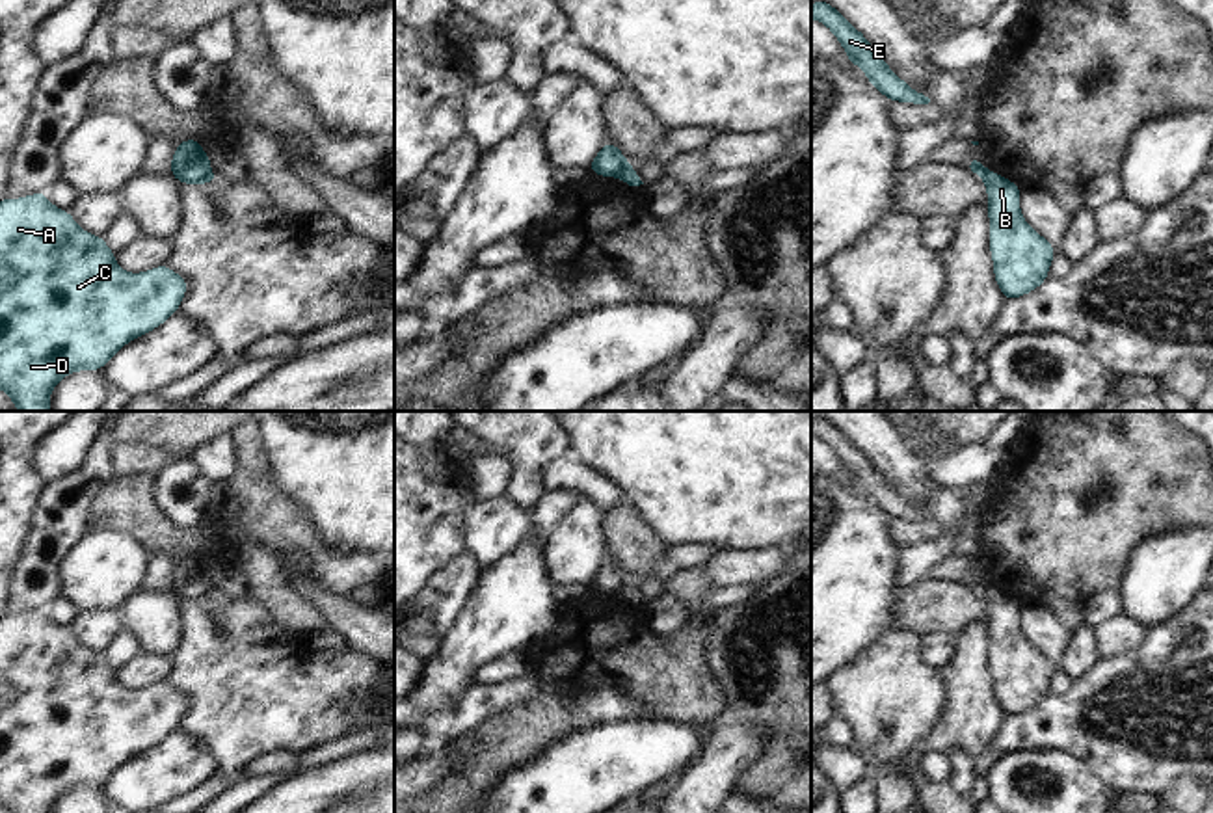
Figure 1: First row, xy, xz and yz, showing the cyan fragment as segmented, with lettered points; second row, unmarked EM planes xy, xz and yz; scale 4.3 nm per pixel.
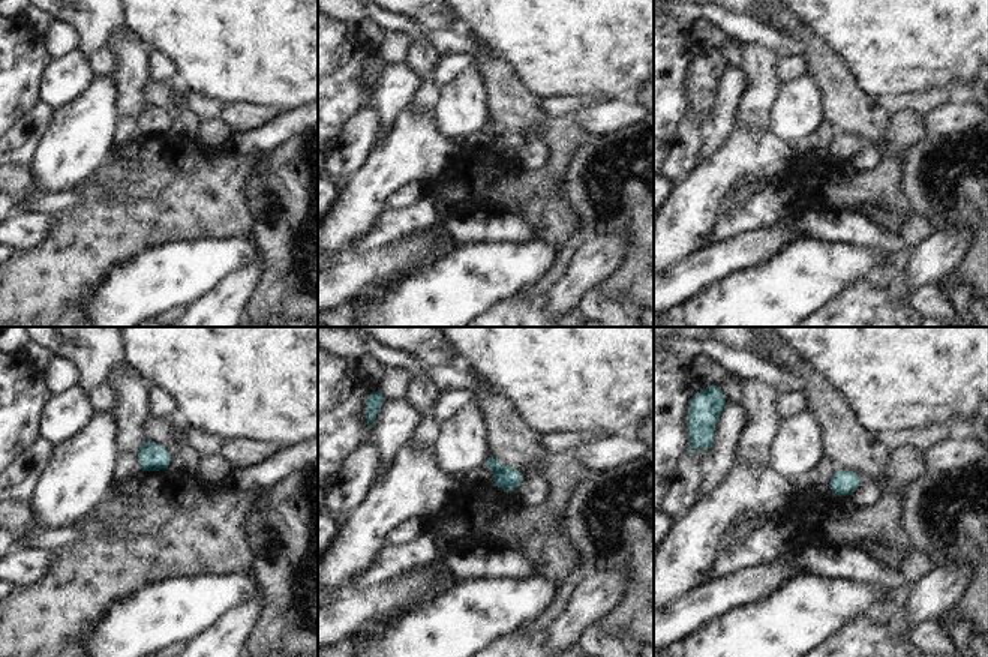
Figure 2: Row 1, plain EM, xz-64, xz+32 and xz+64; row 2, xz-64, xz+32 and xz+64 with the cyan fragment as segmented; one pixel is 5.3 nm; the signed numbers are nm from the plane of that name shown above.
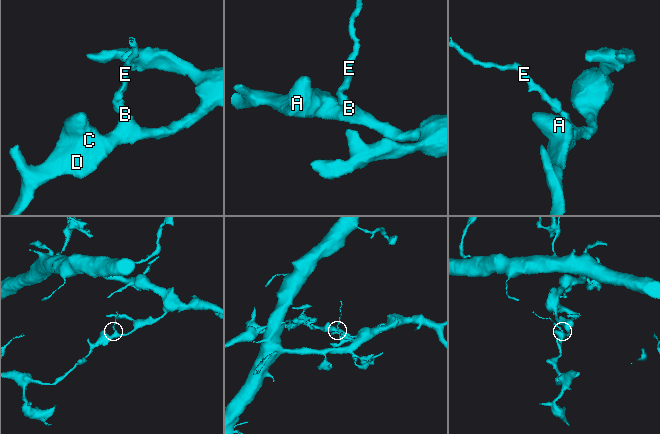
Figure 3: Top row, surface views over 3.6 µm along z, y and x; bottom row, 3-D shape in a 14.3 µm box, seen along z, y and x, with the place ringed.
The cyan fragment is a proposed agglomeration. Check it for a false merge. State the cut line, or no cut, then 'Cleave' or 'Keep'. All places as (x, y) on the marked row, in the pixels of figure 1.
Split along xz (629, 164), (616, 175). Cleave

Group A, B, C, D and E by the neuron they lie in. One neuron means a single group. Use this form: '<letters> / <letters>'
A B C D / E

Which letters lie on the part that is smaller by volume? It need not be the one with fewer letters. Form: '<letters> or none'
E

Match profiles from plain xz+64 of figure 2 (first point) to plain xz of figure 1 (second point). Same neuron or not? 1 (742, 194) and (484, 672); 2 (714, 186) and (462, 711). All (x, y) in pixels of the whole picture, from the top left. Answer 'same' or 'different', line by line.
1: same
2: different

